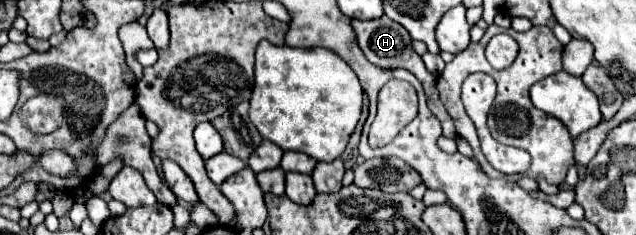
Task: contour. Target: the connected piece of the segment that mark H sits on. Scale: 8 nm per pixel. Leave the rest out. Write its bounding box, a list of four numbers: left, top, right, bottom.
[353,16,457,138]

